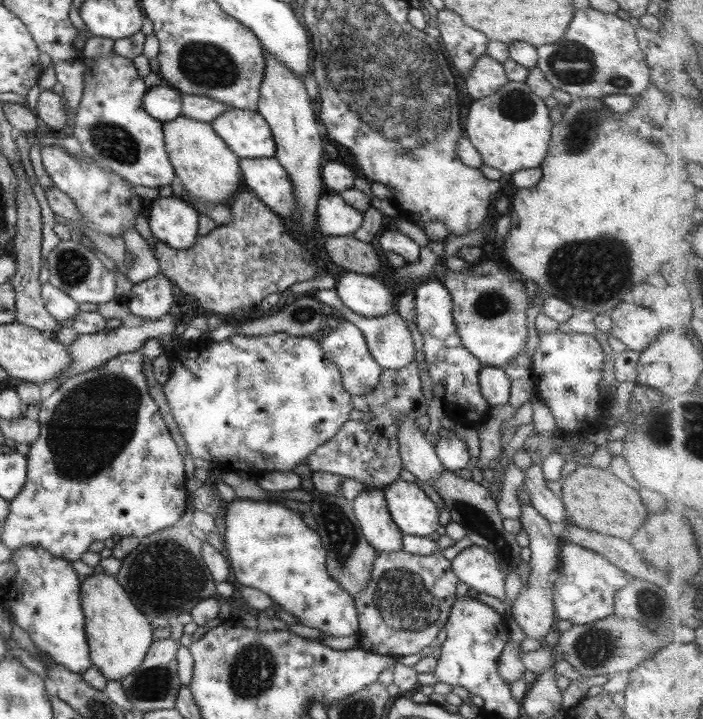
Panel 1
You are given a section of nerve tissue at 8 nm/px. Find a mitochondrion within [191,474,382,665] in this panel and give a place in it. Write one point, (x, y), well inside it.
(341, 532)

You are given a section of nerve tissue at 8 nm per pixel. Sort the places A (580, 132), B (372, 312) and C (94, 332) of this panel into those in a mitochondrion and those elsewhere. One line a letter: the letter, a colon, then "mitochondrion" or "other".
A: mitochondrion
B: other
C: other

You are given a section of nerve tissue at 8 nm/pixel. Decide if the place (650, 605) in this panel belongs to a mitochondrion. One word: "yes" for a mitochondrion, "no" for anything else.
yes

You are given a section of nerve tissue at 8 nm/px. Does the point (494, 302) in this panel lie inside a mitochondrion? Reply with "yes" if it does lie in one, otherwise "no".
yes

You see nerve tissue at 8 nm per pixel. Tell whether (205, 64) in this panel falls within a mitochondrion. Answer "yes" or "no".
yes

